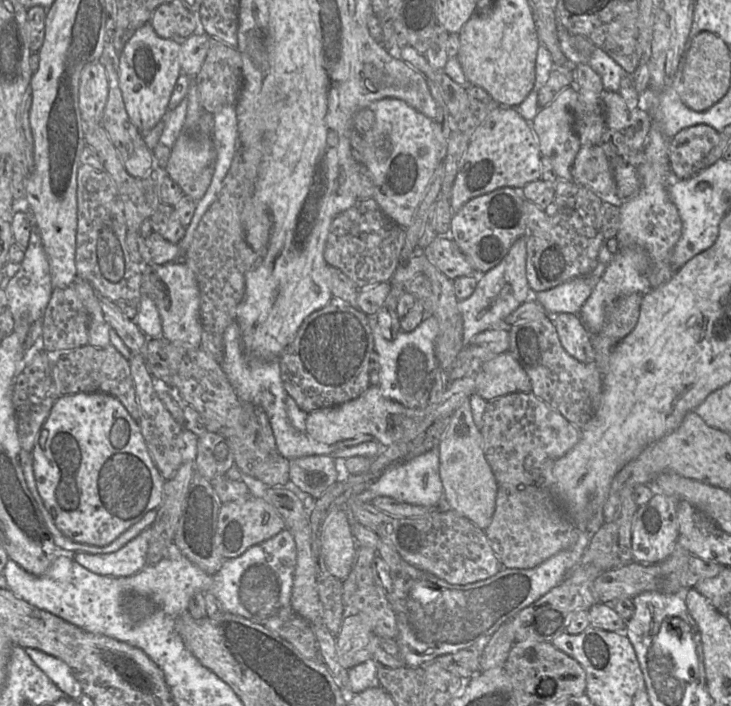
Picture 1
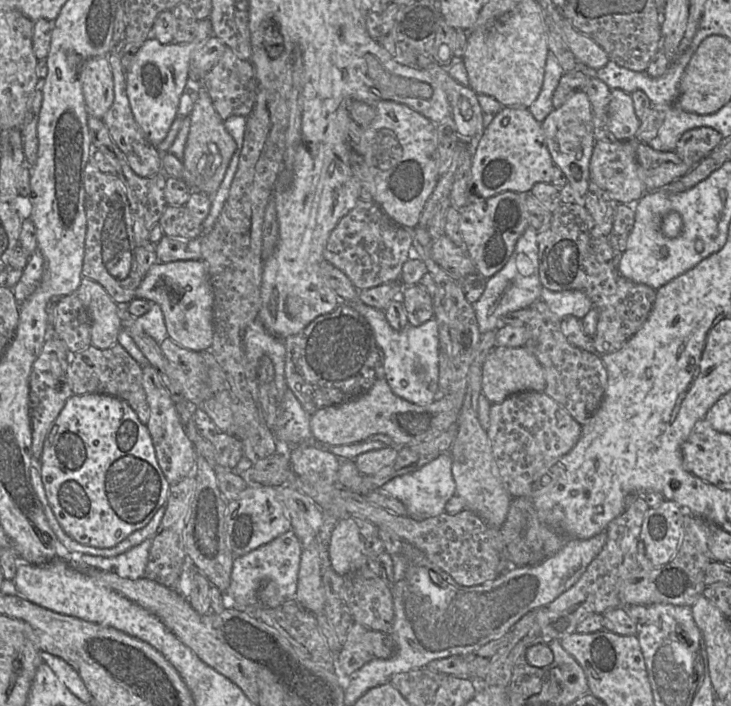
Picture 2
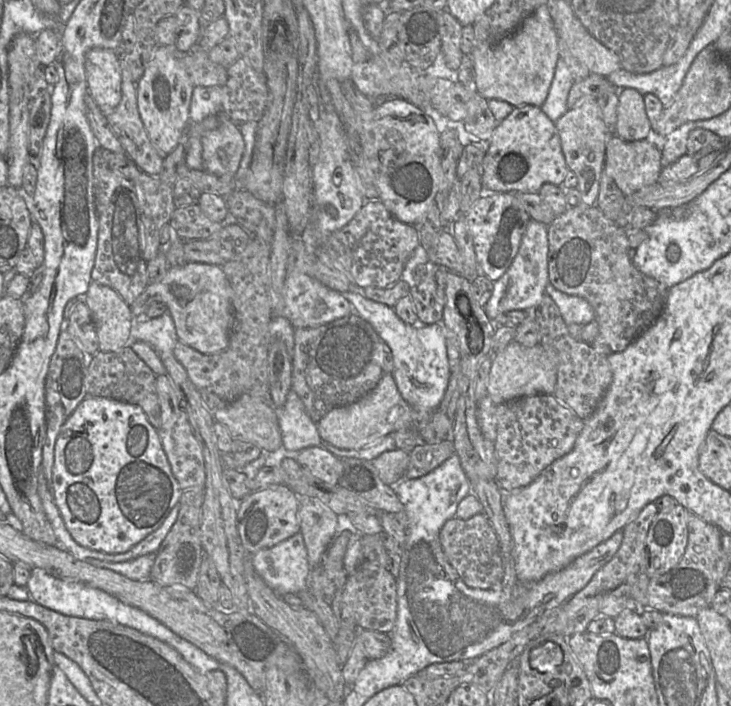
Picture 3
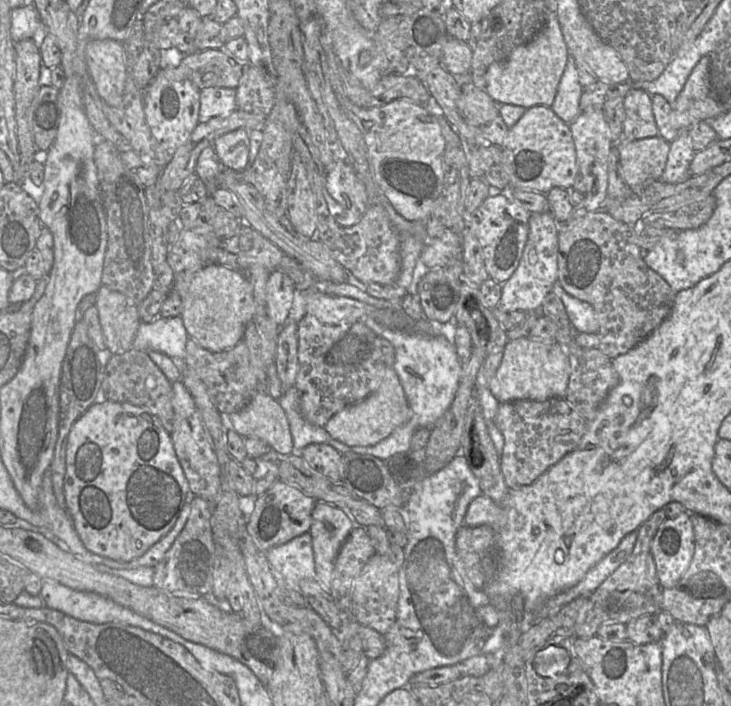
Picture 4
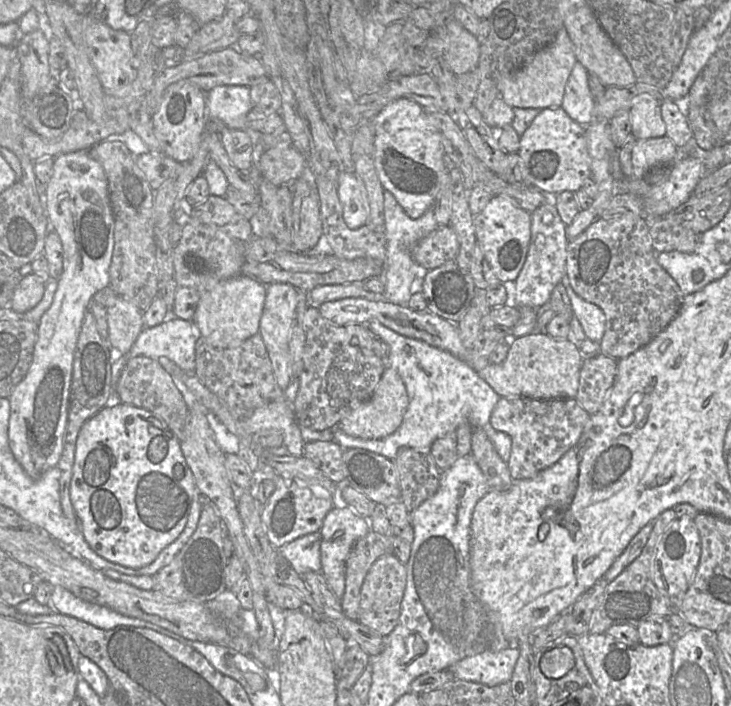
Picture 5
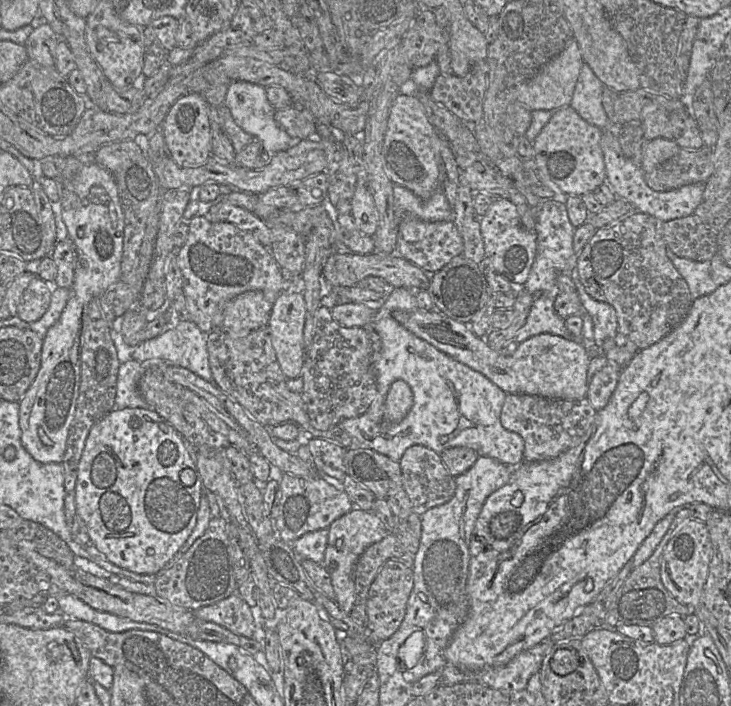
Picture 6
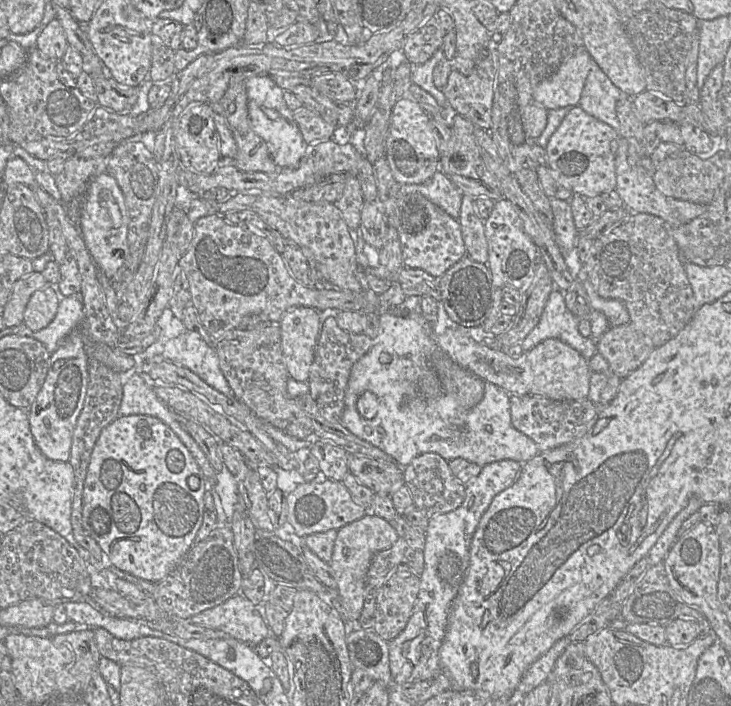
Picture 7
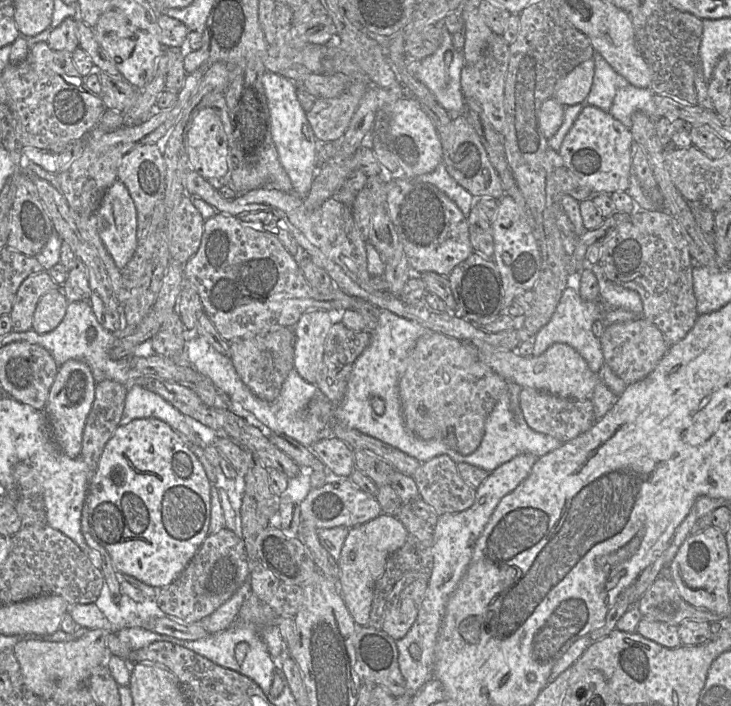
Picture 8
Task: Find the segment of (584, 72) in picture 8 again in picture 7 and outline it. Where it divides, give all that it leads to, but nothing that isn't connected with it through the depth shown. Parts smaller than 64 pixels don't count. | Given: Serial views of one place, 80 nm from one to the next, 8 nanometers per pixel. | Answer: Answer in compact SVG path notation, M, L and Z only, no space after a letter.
M585 47L578 48L555 73L537 85L532 103L547 110L578 105L591 60Z

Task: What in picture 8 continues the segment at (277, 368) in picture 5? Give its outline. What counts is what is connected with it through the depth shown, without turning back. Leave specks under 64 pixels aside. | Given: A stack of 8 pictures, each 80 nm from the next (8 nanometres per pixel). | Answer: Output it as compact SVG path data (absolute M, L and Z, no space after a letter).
M311 310L292 327L295 335L294 369L309 383L315 384L317 380L325 340L332 324L328 311Z

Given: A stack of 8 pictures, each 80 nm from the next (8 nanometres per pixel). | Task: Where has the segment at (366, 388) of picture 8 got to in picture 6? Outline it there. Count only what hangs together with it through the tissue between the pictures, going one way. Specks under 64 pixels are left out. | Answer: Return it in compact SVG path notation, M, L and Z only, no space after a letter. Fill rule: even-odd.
M385 315L375 322L375 329L381 340L379 357L374 365L377 395L364 414L343 419L338 425L355 439L354 447L372 449L396 462L414 445L424 446L440 455L451 447L445 441L440 441L440 437L450 436L453 429L465 428L465 414L475 409L475 402L470 401L474 370L417 337L391 315ZM396 380L407 383L413 401L401 422L388 425L383 421L384 404L390 386Z

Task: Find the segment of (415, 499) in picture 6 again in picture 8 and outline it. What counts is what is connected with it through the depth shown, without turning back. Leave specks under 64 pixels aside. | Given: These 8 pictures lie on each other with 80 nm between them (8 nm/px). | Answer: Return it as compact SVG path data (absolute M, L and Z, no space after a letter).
M447 455L436 456L421 463L412 477L418 487L419 496L432 506L438 515L465 511L475 501L476 489L461 478L457 463Z

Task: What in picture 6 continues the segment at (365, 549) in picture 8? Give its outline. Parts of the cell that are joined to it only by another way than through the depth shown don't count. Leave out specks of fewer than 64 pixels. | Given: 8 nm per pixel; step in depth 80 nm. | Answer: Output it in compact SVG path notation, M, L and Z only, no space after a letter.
M353 508L334 520L327 529L328 541L322 564L331 577L336 602L349 615L355 601L355 564L367 547L381 541L389 532L372 511L363 511L358 508Z

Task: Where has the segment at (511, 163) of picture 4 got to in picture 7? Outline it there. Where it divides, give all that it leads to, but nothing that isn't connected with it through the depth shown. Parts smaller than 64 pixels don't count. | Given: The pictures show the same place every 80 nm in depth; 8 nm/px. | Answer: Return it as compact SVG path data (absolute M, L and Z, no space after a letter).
M573 106L544 147L546 164L575 195L587 198L615 190L615 155L611 143L618 137L621 137L619 131L591 116L581 107Z

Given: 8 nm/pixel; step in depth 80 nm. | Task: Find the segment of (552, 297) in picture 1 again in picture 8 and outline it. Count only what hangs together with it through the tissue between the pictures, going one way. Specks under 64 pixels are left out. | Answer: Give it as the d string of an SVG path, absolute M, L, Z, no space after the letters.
M587 262L585 269L591 269L595 274L602 301L606 302L611 308L626 309L636 314L642 314L642 300L637 292L610 281L599 263L590 264Z

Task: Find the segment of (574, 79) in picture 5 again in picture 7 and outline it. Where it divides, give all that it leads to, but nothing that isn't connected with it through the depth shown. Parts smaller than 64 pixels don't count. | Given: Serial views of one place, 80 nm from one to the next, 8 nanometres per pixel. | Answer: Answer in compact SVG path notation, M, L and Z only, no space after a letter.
M591 60L589 73L578 103L579 107L619 131L621 125L617 117L616 105L620 98L629 97L632 96L623 93L615 86L599 65Z

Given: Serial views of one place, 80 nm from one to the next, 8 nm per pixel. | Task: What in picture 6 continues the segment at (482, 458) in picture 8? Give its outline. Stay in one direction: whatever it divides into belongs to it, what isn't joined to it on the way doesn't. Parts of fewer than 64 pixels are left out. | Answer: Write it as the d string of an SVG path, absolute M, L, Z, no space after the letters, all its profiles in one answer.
M475 370L472 378L474 381L472 382L473 389L470 401L475 402L475 409L467 411L465 414L464 424L467 426L462 430L453 429L449 433L450 436L440 437L440 441L445 441L447 445L451 445L450 448L471 448L478 456L493 458L511 468L518 467L524 460L524 440L519 434L506 430L500 422L501 410L507 394Z

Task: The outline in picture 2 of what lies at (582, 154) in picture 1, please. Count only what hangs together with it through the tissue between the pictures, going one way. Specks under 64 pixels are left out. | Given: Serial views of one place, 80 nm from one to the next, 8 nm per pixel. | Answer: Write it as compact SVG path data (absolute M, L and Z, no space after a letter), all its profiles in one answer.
M615 138L597 141L590 161L590 182L619 204L637 203L646 193L636 153L630 143Z

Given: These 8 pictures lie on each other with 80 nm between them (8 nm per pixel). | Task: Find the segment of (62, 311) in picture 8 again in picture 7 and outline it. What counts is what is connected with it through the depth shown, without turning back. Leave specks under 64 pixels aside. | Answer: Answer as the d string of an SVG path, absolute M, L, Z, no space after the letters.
M51 284L35 291L25 309L24 324L33 331L47 327L54 320L62 297Z

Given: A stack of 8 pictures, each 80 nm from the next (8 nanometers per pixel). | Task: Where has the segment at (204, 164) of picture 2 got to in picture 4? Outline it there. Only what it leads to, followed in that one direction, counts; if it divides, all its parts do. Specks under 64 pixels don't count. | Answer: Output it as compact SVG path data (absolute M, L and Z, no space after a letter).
M236 129L216 137L211 144L218 162L227 169L242 171L249 161L250 139L246 129Z

